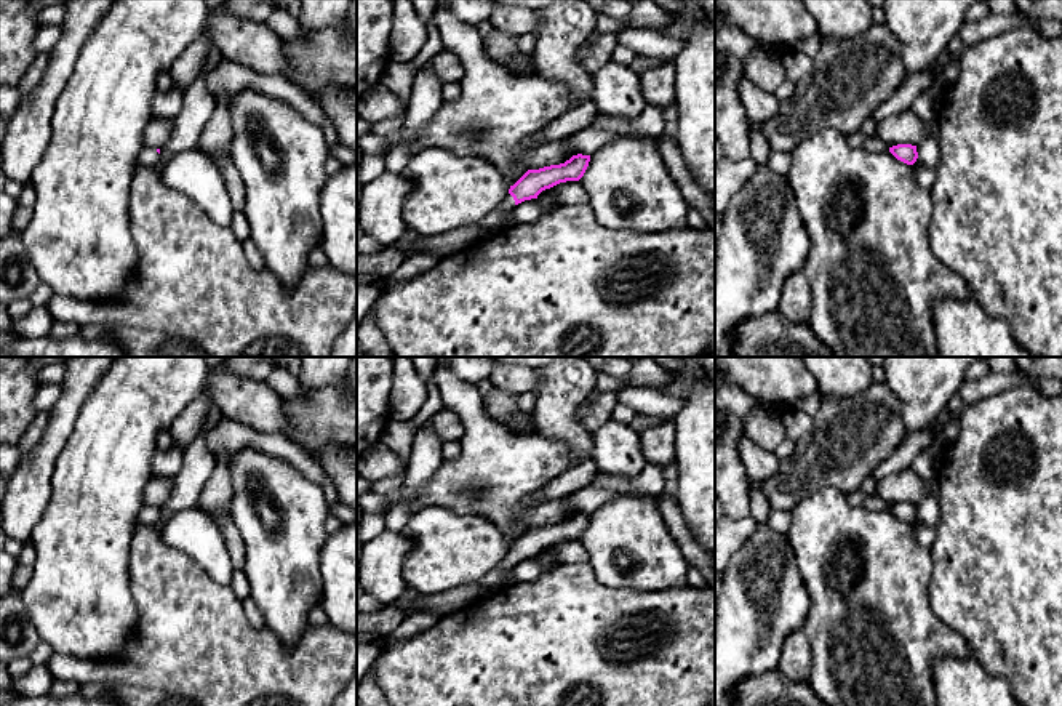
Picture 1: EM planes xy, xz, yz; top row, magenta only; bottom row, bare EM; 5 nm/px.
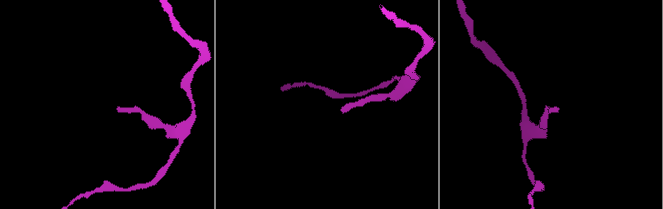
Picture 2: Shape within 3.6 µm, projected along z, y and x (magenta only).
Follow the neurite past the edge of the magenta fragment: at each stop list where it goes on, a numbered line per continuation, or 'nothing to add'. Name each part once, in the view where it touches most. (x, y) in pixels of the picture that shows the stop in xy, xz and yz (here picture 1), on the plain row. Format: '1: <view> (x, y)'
1: xz (495, 578)

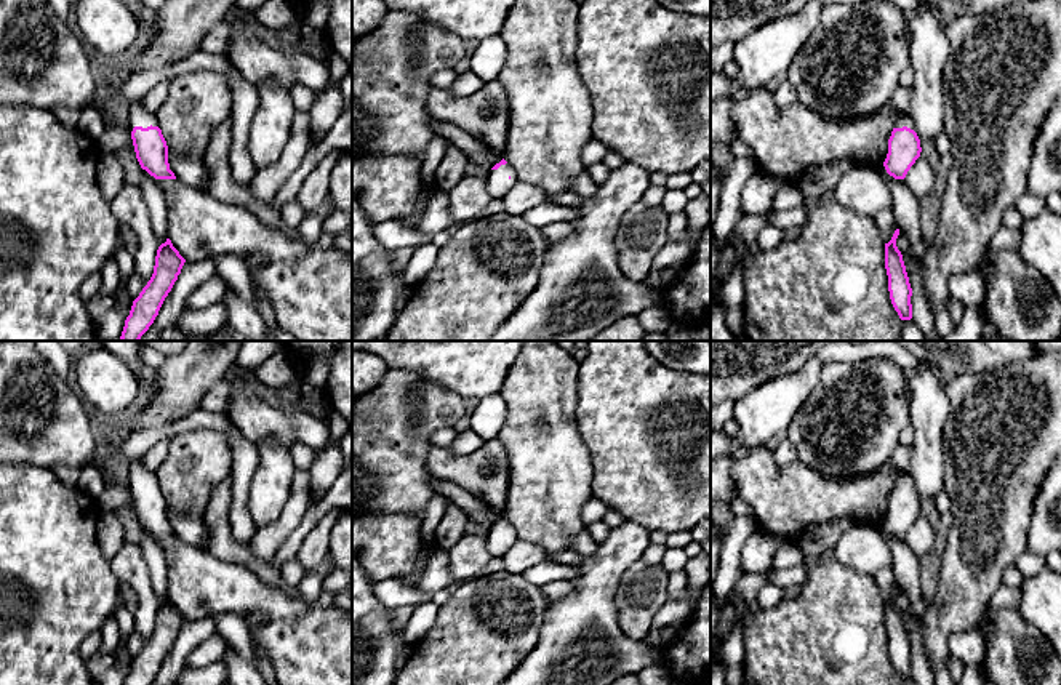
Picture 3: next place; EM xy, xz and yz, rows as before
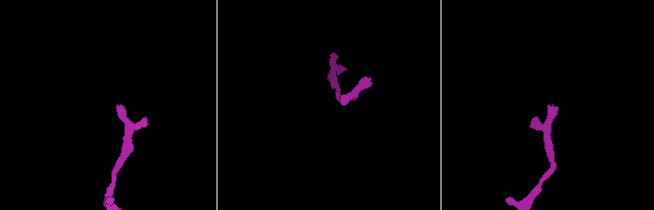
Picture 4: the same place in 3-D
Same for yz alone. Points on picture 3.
1: yz (904, 479)

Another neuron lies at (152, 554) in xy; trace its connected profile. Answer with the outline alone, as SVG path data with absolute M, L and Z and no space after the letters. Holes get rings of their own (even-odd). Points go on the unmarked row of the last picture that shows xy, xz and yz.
M142 531L141 551L147 563L150 583L158 605L168 597L168 568L162 549L147 531Z

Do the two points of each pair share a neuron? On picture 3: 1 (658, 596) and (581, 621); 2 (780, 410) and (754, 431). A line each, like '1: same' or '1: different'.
1: different
2: same

